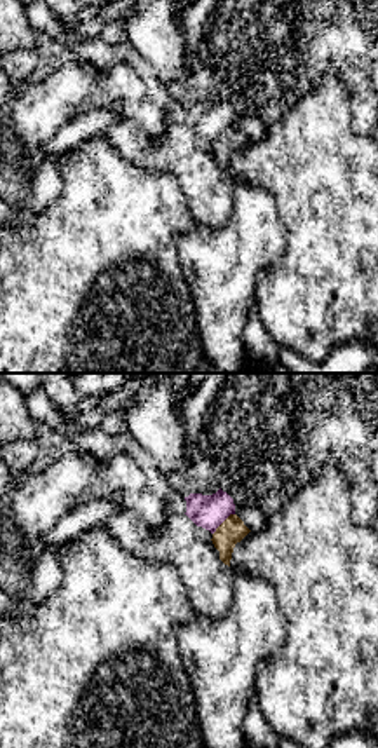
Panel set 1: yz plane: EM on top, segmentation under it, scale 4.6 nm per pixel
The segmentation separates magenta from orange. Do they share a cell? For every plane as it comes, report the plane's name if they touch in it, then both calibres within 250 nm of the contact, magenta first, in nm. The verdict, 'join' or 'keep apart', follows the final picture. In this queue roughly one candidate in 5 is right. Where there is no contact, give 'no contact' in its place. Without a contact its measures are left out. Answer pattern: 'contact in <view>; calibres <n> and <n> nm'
contact in yz; calibres 160 and 120 nm

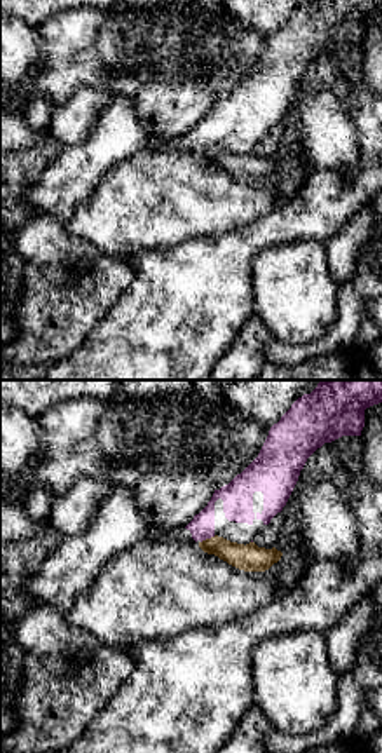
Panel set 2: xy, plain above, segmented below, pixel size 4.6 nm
contact in xy; calibres 140 and 130 nm

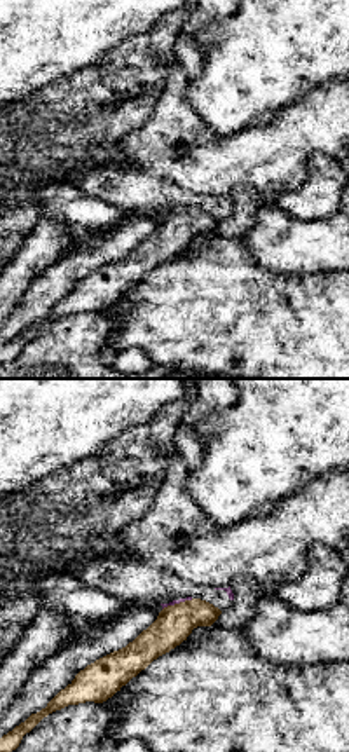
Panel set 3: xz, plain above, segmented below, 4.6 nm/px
contact in xz; calibres 20 and 170 nm

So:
keep apart

